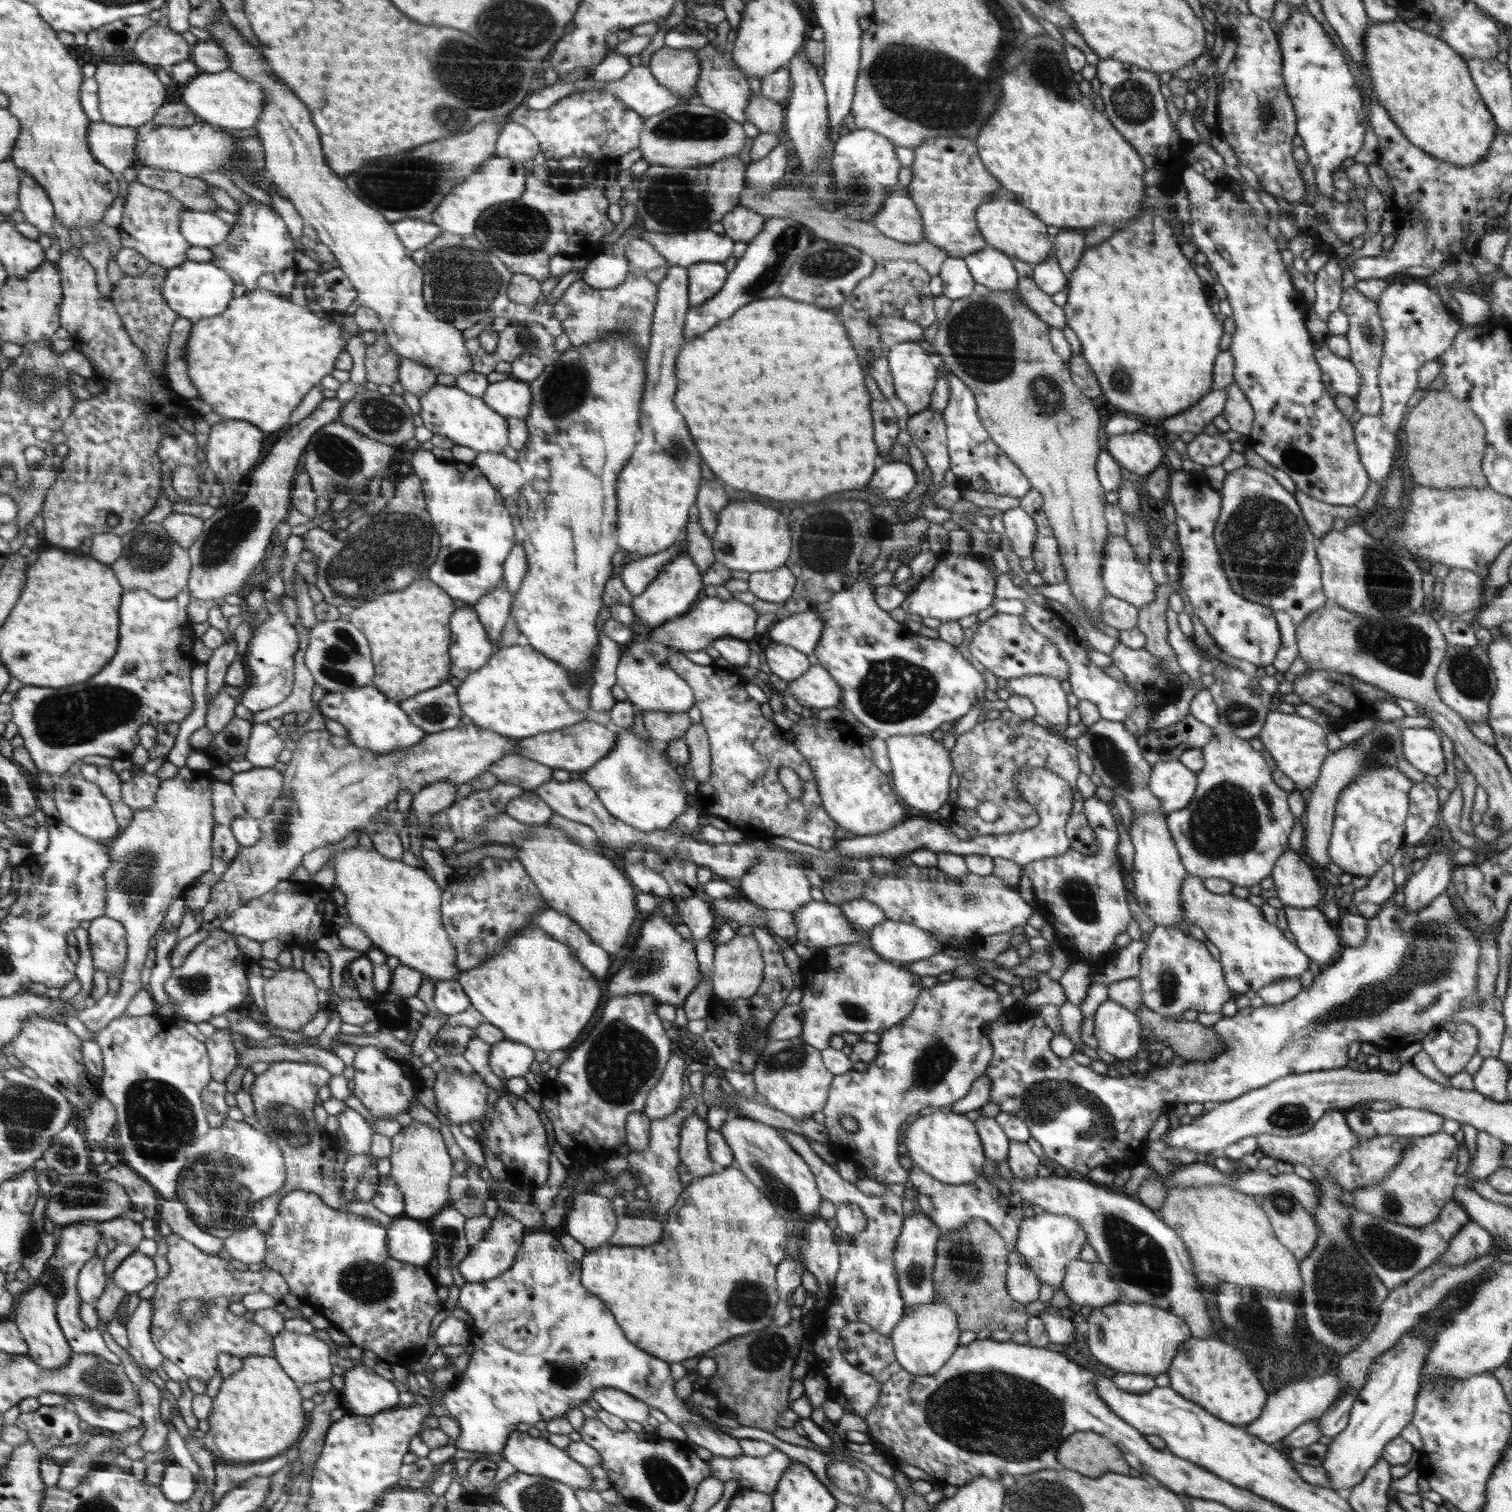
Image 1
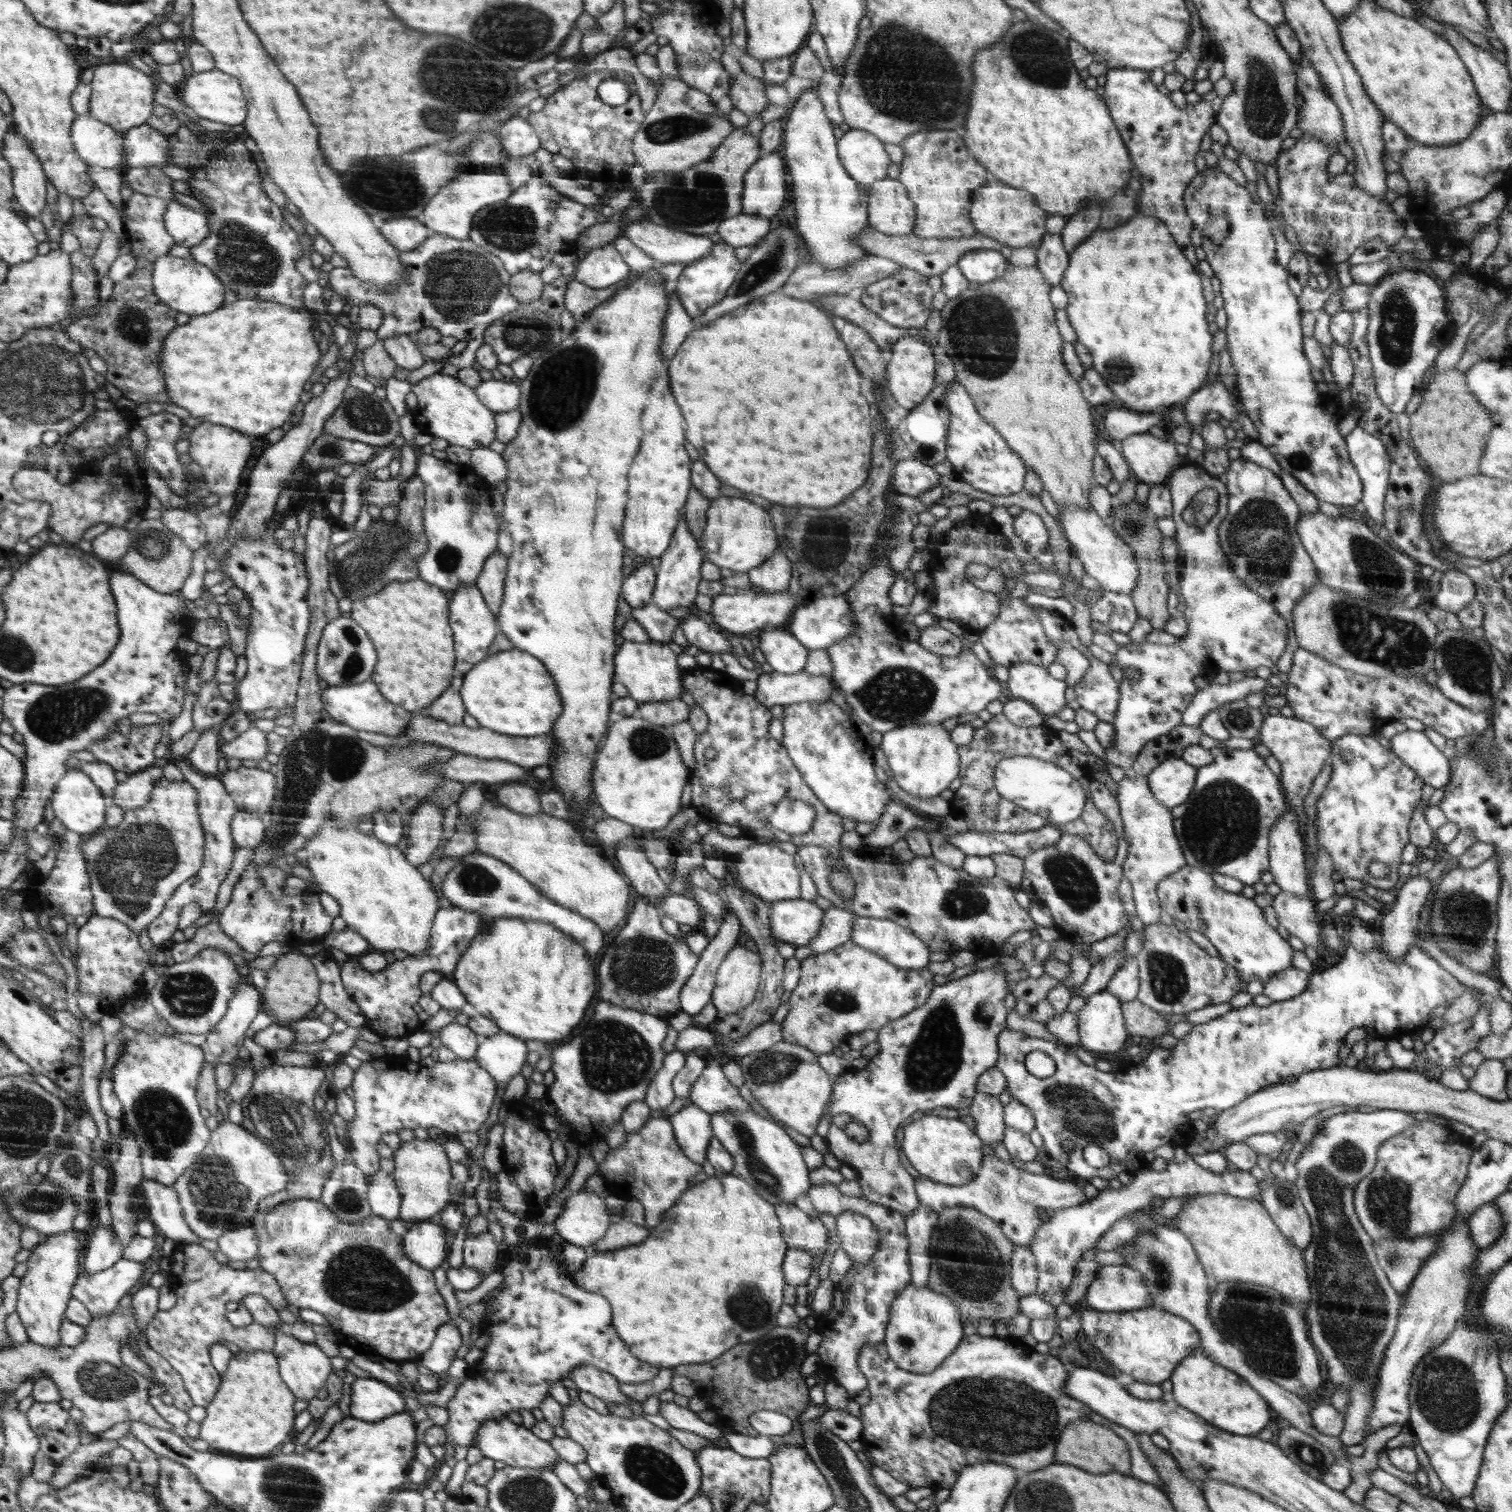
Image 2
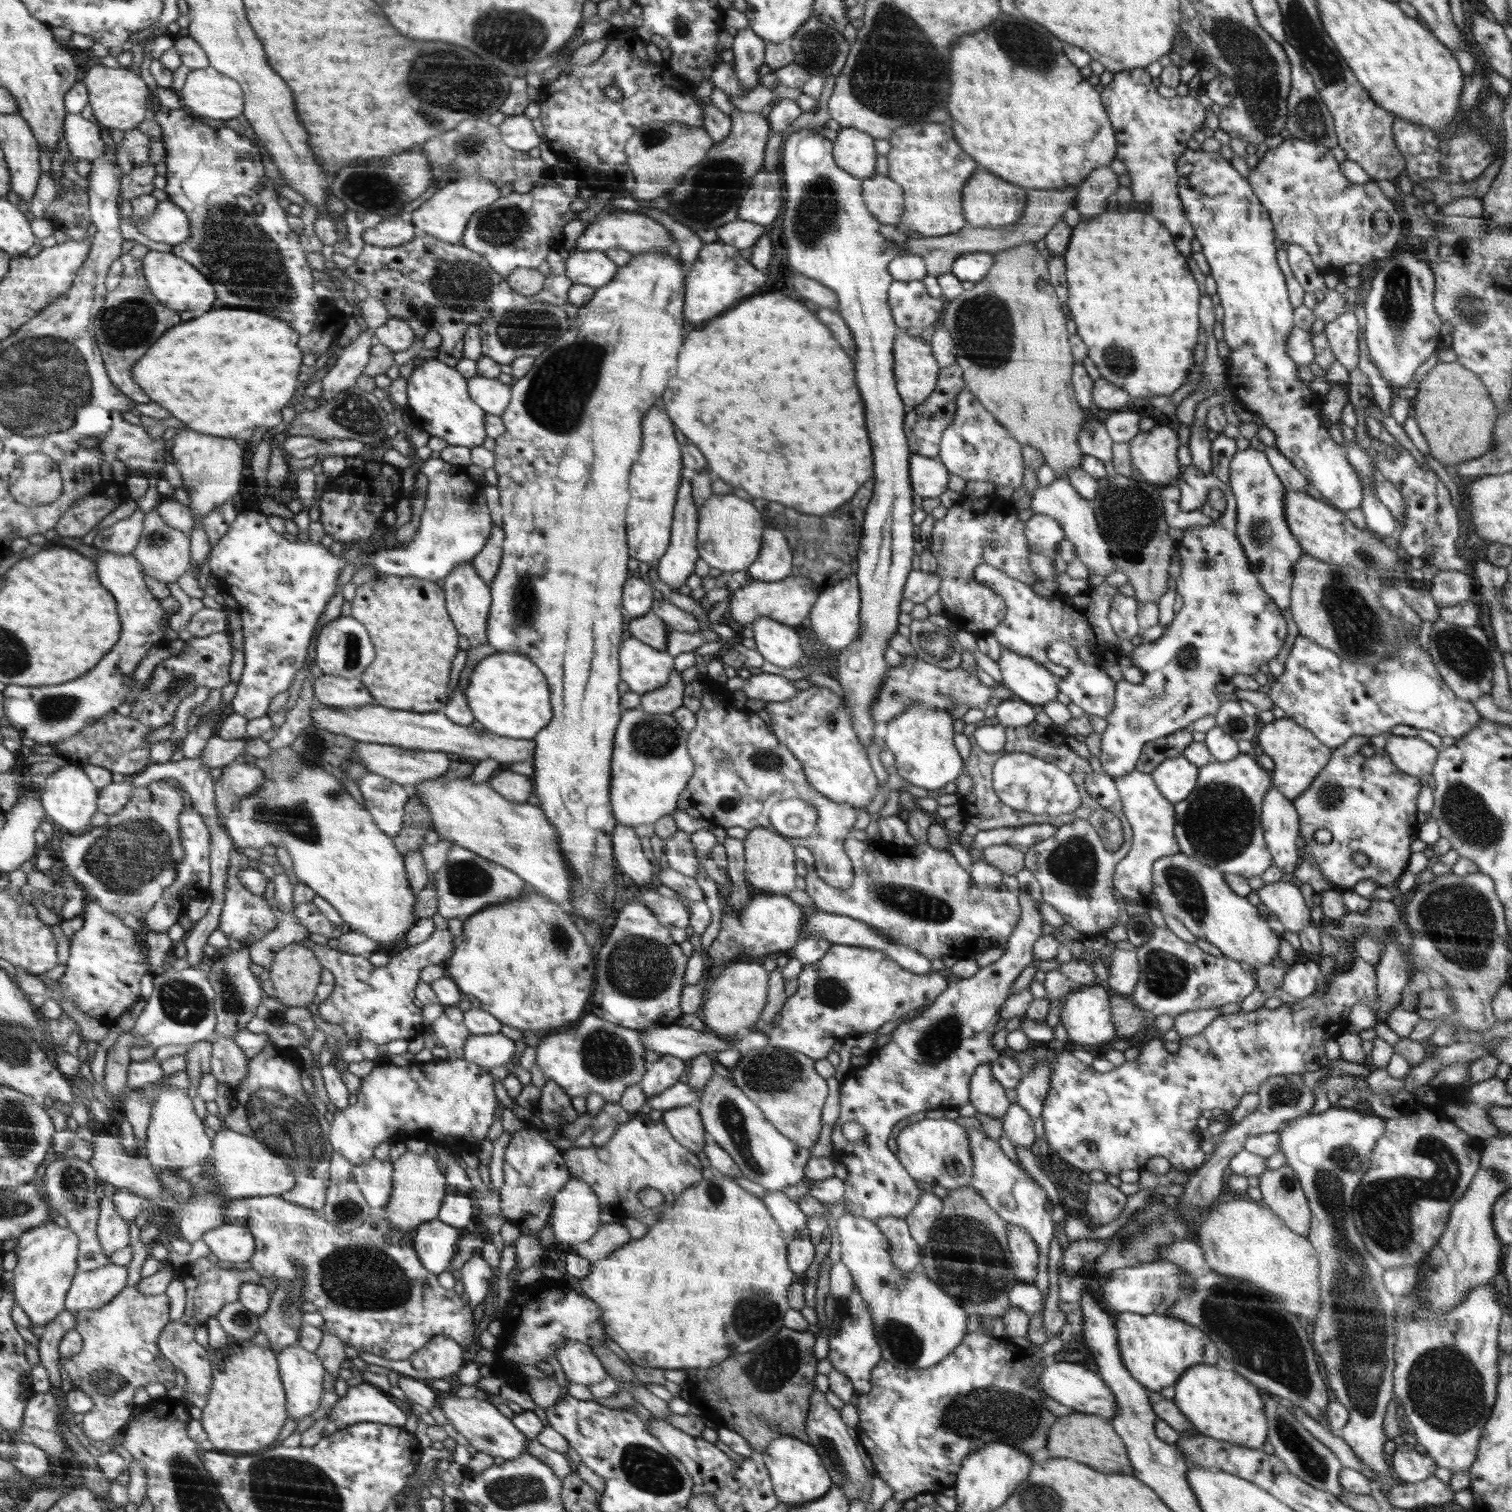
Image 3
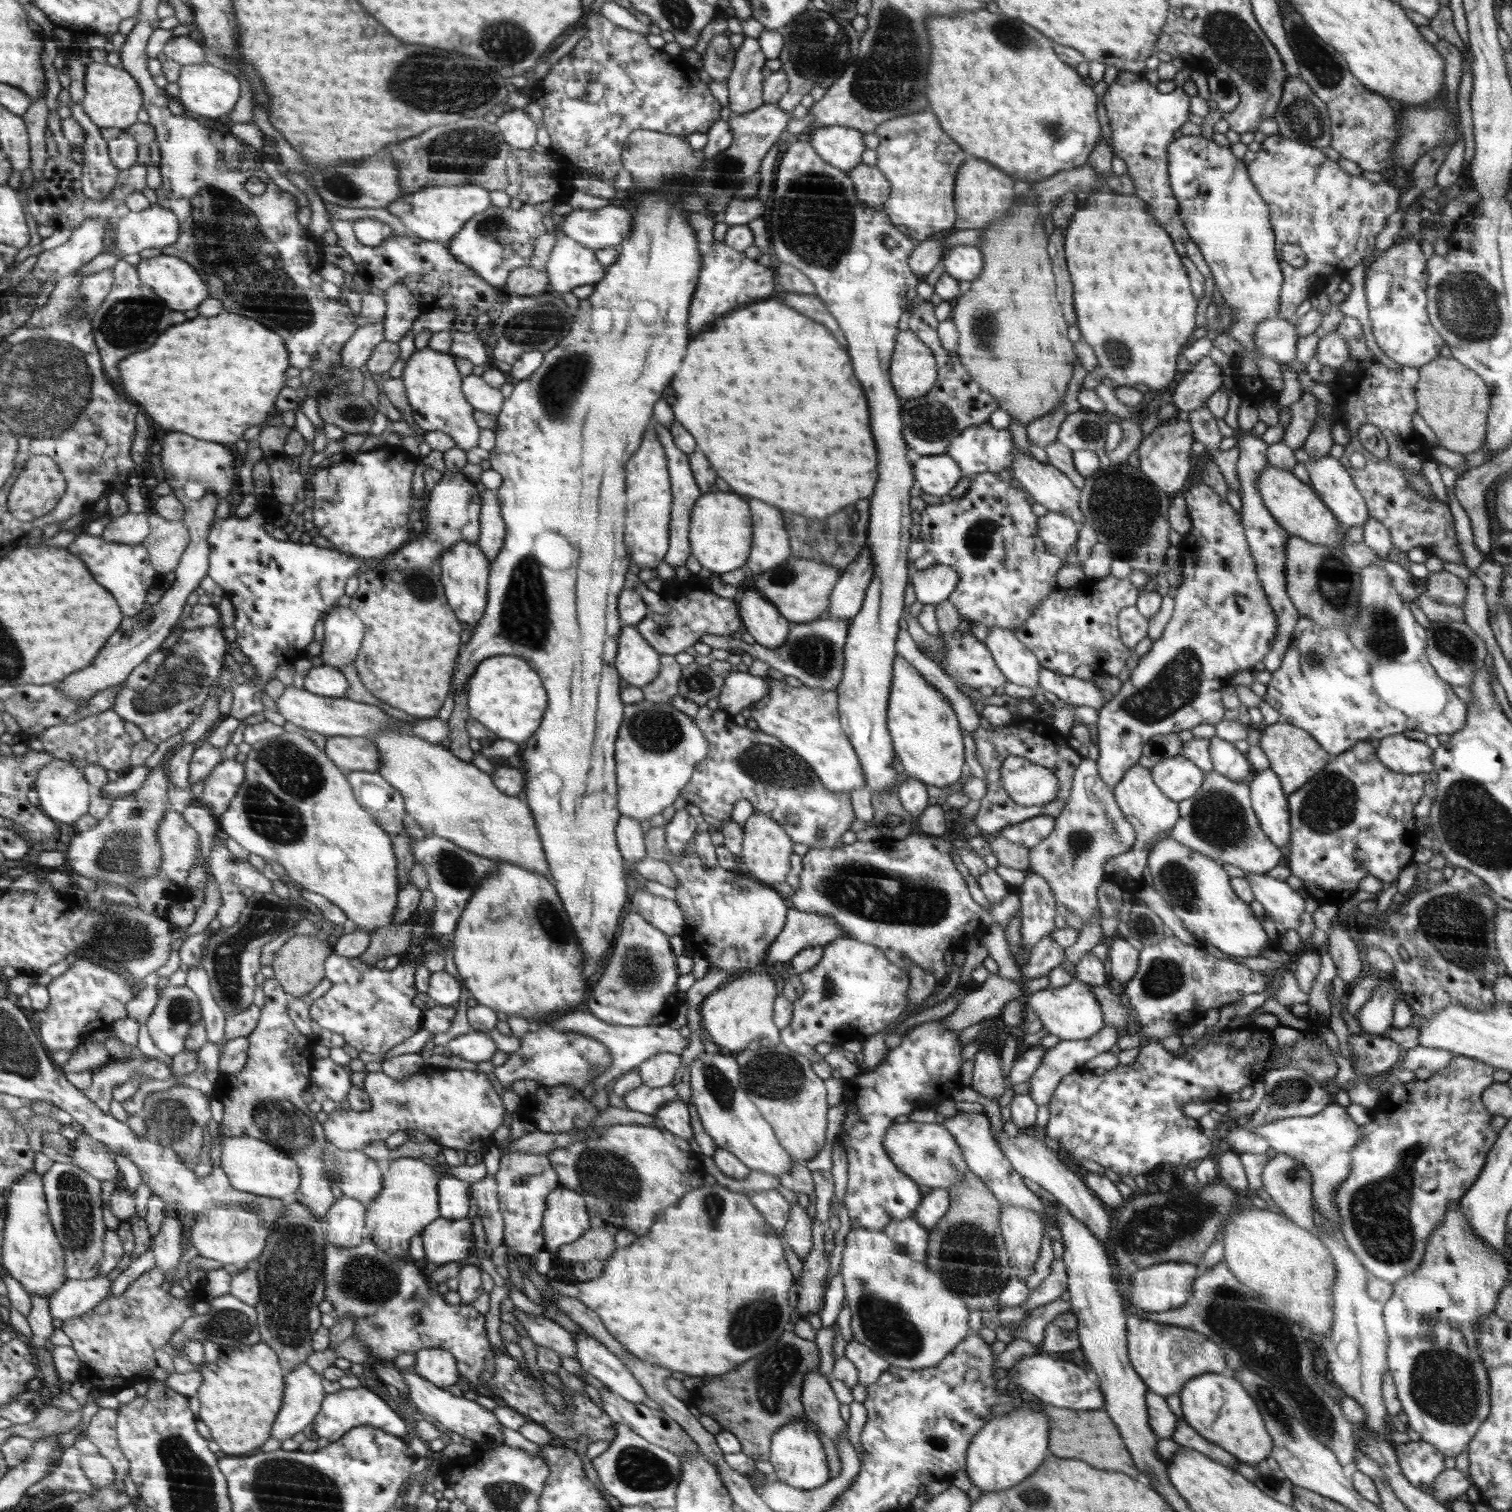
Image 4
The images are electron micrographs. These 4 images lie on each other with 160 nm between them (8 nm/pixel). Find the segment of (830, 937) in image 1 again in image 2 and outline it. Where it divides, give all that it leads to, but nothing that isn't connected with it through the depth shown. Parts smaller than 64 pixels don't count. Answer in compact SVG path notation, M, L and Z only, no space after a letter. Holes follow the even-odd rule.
M777 900L770 903L771 935L774 941L788 942L795 947L807 946L819 934L823 924L825 910L809 900Z

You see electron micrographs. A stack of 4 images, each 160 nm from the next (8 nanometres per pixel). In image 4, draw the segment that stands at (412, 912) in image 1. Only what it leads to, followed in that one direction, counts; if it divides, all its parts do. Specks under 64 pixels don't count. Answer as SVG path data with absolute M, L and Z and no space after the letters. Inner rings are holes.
M282 732L282 735L260 740L252 745L247 758L242 766L246 769L246 779L237 792L237 796L229 803L229 808L224 816L218 816L217 822L223 837L230 837L236 840L252 854L261 856L266 862L276 860L284 866L288 876L302 888L325 896L332 904L335 904L347 915L347 918L355 923L356 928L364 929L369 933L376 932L378 928L393 924L395 910L398 907L400 893L397 871L397 860L392 848L392 835L387 833L376 822L376 817L368 812L354 794L348 776L343 770L333 763L325 752L320 751L308 737L296 732Z

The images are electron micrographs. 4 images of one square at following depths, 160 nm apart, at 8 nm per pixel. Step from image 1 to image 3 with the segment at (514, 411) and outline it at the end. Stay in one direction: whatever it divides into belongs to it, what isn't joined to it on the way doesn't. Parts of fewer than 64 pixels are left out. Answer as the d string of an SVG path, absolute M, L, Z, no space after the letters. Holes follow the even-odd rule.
M476 375L468 381L470 396L489 414L505 414L512 402L512 385L507 385L497 378Z

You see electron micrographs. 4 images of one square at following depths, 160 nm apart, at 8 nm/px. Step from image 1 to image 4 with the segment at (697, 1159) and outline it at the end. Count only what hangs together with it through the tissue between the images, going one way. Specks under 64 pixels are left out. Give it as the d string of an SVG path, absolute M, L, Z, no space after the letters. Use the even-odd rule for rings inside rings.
M680 1098L665 1104L654 1116L660 1126L674 1133L674 1136L680 1136L687 1141L694 1139L689 1105Z

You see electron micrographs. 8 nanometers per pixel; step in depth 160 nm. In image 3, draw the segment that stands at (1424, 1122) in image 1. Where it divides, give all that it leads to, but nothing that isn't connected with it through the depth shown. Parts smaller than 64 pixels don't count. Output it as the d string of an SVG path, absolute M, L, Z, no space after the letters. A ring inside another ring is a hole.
M1332 1105L1320 1114L1308 1115L1297 1119L1292 1125L1284 1125L1279 1130L1281 1151L1286 1156L1287 1165L1296 1173L1302 1191L1305 1192L1311 1211L1309 1234L1310 1245L1317 1252L1322 1308L1309 1325L1312 1347L1320 1352L1327 1368L1330 1390L1334 1398L1341 1402L1349 1412L1348 1422L1338 1431L1339 1438L1346 1442L1356 1456L1375 1474L1376 1483L1382 1494L1387 1493L1399 1480L1394 1479L1390 1461L1384 1454L1384 1445L1388 1441L1383 1429L1383 1418L1388 1403L1395 1395L1393 1389L1393 1370L1395 1367L1394 1345L1396 1300L1384 1288L1382 1265L1368 1252L1362 1242L1354 1220L1351 1203L1354 1189L1358 1187L1362 1176L1370 1169L1370 1151L1377 1140L1385 1133L1384 1118L1368 1115L1360 1110L1346 1109Z

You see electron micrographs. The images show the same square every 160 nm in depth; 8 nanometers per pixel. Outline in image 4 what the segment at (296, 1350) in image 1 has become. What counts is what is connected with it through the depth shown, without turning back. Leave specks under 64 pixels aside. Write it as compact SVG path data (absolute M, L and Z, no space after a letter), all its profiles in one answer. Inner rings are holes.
M306 1361L285 1375L284 1406L273 1424L270 1438L284 1442L316 1418L325 1400L322 1376Z

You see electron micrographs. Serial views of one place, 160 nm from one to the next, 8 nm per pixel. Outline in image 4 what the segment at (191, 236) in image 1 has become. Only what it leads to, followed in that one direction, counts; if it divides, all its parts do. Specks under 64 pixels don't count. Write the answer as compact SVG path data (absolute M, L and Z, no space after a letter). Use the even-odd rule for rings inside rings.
M151 205L142 211L131 211L127 216L117 219L114 230L120 259L128 254L139 254L144 248L169 247L177 243L181 233L176 214L158 206Z

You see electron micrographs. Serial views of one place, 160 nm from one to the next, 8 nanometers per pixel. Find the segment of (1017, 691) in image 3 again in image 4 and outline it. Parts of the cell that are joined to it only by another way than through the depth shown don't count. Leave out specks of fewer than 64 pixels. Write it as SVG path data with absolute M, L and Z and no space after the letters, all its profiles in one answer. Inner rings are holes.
M999 626L989 628L985 644L1008 682L1032 691L1041 691L1038 686L1038 673L1042 670L1042 664L1037 656L1014 636L1013 629Z

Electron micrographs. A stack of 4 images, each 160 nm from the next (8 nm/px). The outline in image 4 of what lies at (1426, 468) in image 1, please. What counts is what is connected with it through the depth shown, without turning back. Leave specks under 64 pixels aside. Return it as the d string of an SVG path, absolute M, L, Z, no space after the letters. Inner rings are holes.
M1442 355L1418 369L1419 381L1415 386L1417 412L1436 434L1439 446L1461 455L1483 448L1487 439L1491 391L1480 375L1454 357Z

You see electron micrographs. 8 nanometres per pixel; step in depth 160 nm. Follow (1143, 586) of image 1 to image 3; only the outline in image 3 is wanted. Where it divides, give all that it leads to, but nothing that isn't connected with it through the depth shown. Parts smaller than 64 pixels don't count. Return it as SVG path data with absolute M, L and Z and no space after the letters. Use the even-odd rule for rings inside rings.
M1056 479L1044 488L1038 484L1038 489L1032 494L1030 510L1036 514L1047 514L1058 521L1064 531L1065 539L1070 540L1074 545L1075 558L1085 564L1089 572L1107 577L1117 569L1113 563L1109 546L1099 531L1093 508L1086 498L1082 498L1074 490L1068 479Z

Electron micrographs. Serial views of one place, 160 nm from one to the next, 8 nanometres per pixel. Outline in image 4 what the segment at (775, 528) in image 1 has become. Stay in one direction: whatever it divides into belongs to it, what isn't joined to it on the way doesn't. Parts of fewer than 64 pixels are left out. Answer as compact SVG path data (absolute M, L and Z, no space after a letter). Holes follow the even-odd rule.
M730 491L702 495L693 508L689 539L692 556L712 572L724 574L744 566L751 555L754 539L753 518L748 504Z

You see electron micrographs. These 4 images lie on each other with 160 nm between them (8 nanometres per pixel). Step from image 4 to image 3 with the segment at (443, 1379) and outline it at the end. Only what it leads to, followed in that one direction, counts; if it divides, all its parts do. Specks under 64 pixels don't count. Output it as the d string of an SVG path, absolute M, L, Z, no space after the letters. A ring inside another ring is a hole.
M438 1335L406 1360L388 1360L371 1352L367 1352L364 1357L367 1364L384 1366L395 1374L402 1373L427 1382L447 1376L456 1377L468 1355L453 1338Z

